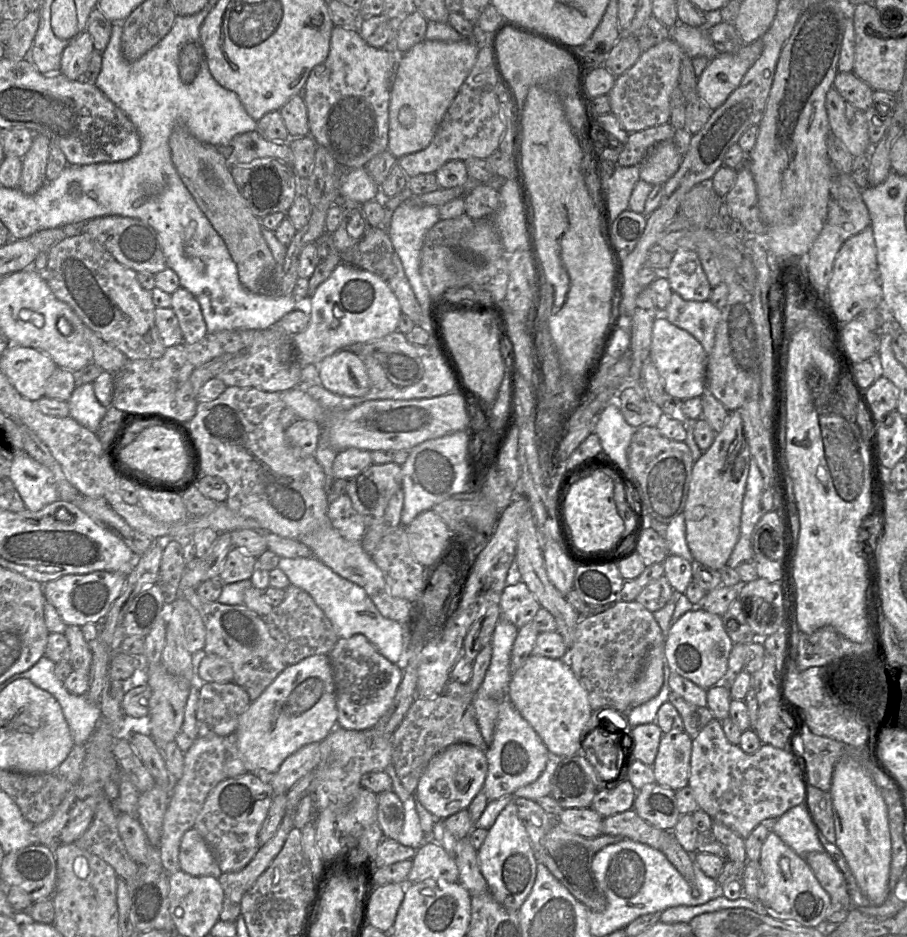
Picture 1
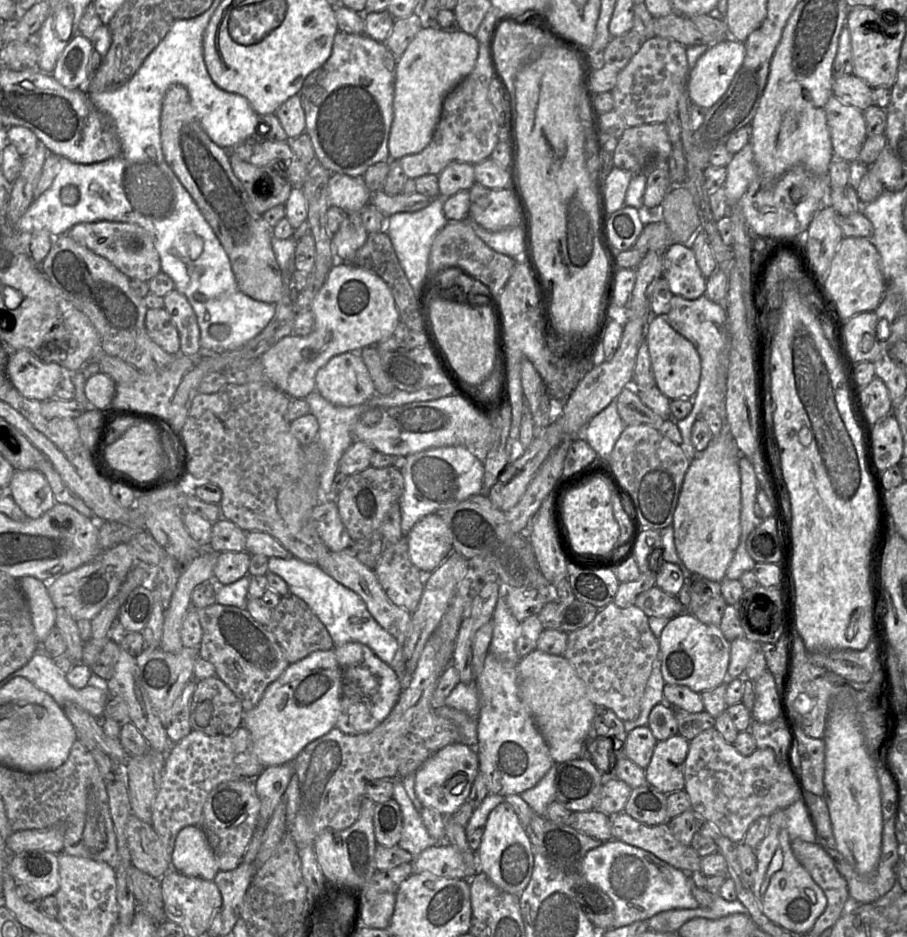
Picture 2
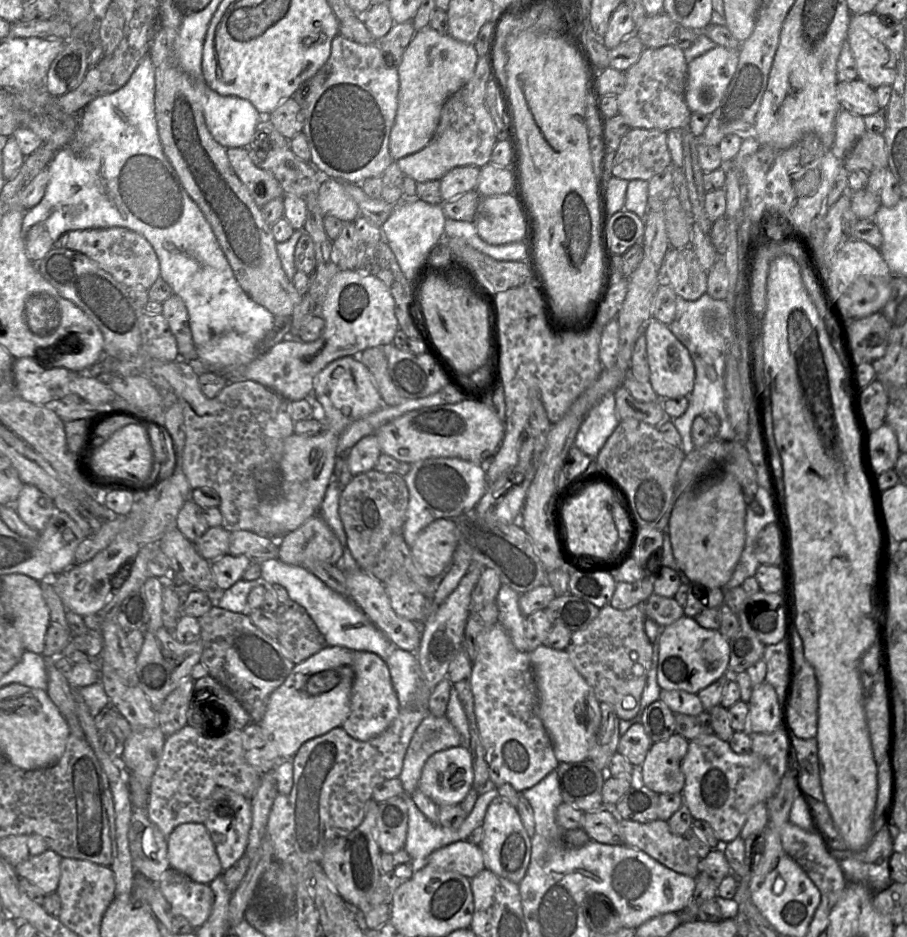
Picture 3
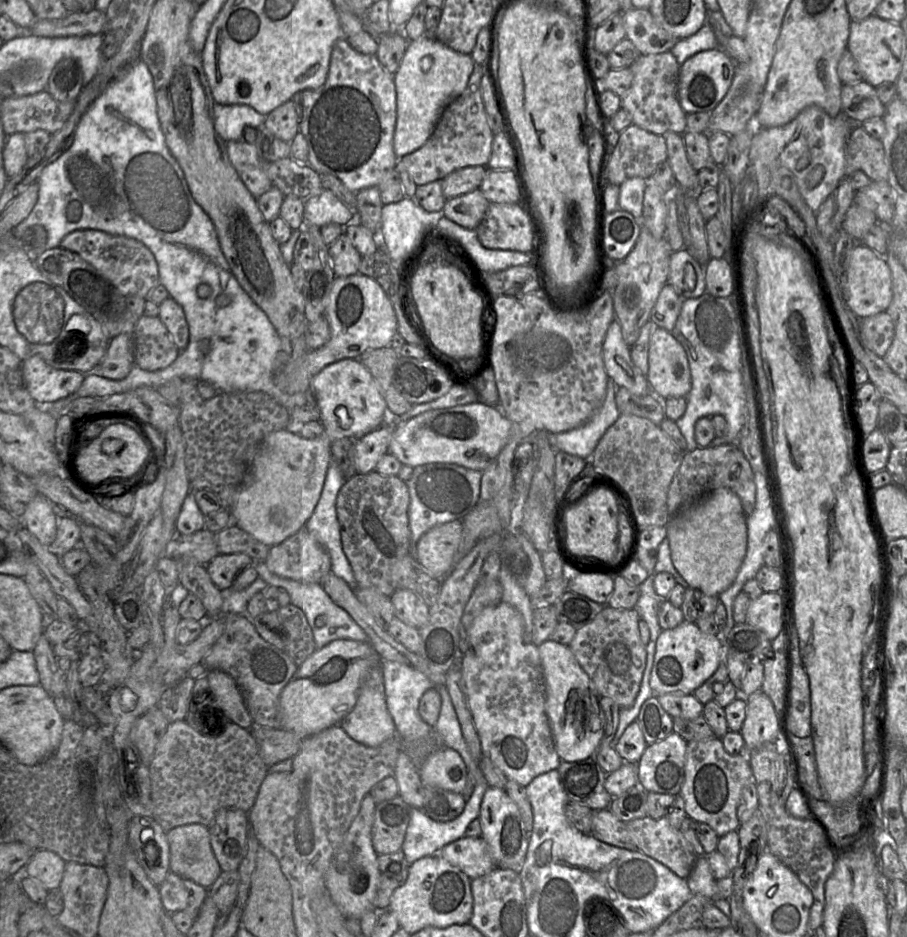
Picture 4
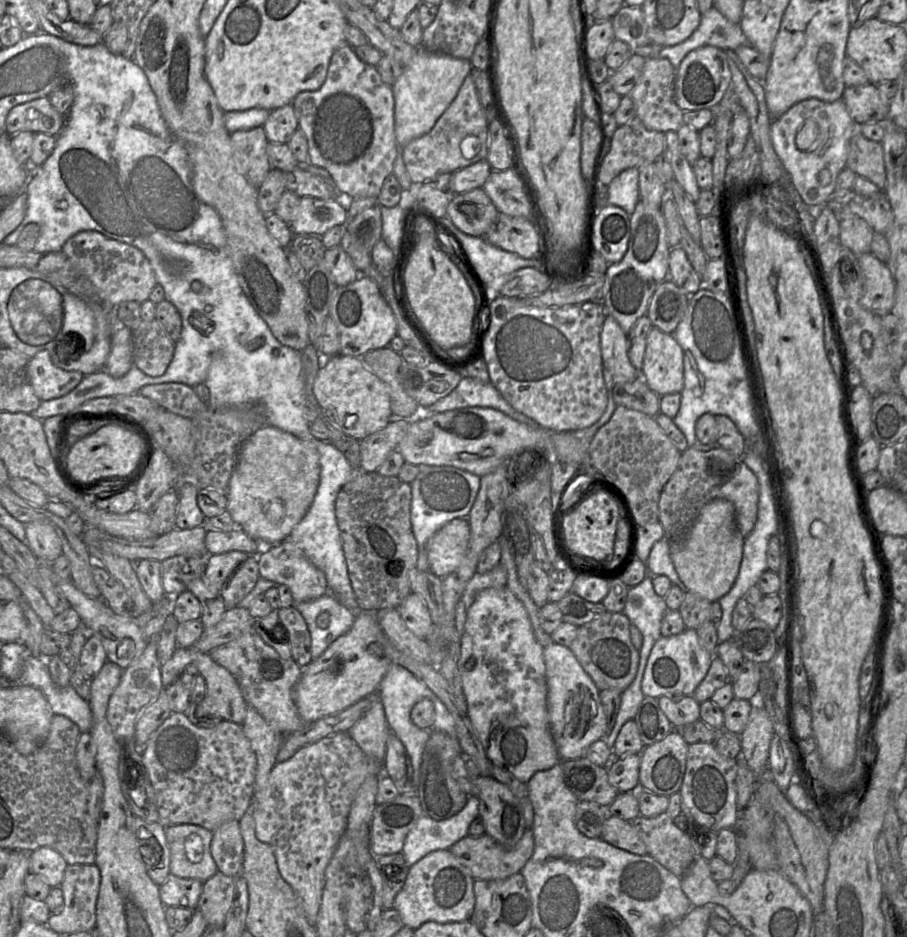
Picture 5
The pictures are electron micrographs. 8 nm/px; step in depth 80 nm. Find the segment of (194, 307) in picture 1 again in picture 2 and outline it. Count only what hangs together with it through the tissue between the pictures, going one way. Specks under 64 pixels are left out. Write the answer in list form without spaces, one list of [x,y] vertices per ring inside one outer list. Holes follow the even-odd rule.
[[[176,289],[164,297],[165,309],[170,314],[180,336],[180,353],[201,356],[200,329],[197,316],[187,298]]]

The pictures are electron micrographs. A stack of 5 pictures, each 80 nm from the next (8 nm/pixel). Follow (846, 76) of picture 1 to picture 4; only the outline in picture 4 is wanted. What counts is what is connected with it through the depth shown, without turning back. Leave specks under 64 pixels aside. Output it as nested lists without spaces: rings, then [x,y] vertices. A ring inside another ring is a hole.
[[[864,80],[843,84],[841,107],[842,112],[858,125],[871,118],[883,118],[886,111],[886,105],[880,101],[876,88]]]

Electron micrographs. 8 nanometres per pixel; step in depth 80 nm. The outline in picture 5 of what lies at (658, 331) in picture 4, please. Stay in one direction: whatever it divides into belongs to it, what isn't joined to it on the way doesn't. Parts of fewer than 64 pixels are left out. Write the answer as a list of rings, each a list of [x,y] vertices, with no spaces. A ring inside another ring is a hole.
[[[652,327],[647,336],[641,375],[658,396],[684,388],[684,352],[672,333]]]

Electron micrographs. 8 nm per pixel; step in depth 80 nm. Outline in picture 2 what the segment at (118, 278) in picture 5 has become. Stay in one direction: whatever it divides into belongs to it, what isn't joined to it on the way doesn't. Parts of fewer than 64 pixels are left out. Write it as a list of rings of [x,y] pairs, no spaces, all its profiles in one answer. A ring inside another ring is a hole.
[[[111,221],[80,223],[67,234],[80,245],[107,259],[130,280],[149,282],[161,272],[160,257],[150,234],[136,224]]]

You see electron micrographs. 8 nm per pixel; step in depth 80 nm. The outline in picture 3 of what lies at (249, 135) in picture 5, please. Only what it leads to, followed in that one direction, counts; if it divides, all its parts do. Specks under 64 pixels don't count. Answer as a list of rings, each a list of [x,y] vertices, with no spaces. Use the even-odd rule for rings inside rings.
[[[227,148],[227,155],[235,173],[259,208],[273,199],[284,196],[278,180],[252,161],[249,148]]]

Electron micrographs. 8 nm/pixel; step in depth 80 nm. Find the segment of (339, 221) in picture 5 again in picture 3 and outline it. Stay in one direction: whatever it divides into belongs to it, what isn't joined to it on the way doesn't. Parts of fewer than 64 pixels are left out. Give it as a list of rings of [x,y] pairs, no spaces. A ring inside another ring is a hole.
[[[322,177],[318,203],[324,216],[334,216],[343,222],[354,222],[360,215],[355,200],[346,191],[343,183],[334,178]]]

